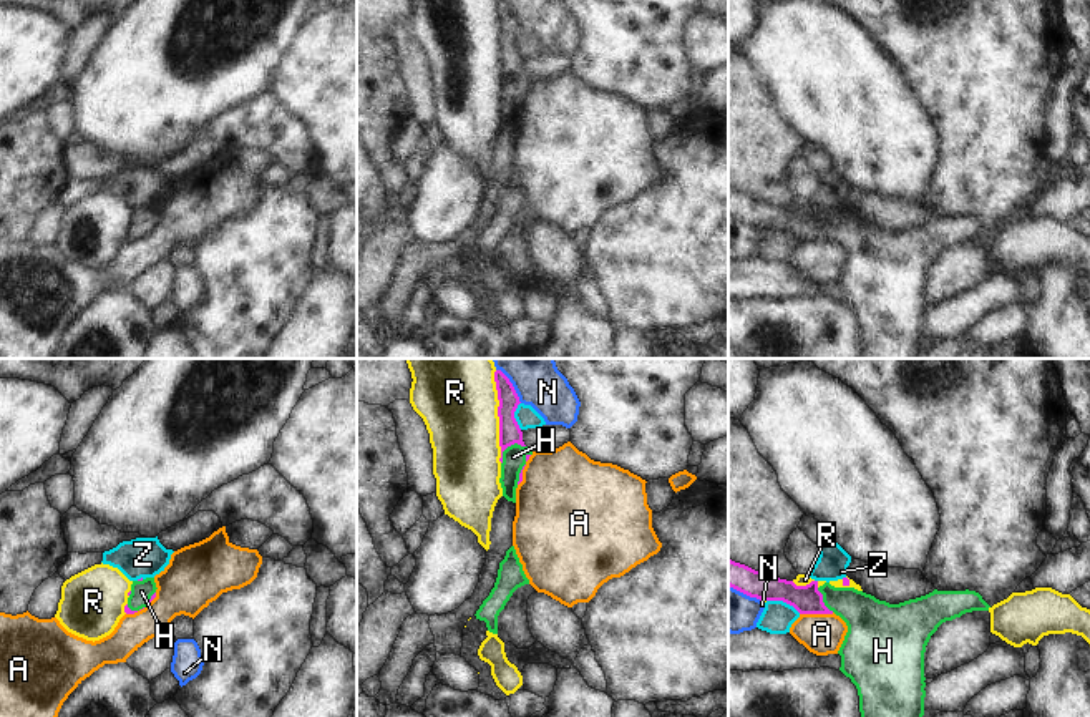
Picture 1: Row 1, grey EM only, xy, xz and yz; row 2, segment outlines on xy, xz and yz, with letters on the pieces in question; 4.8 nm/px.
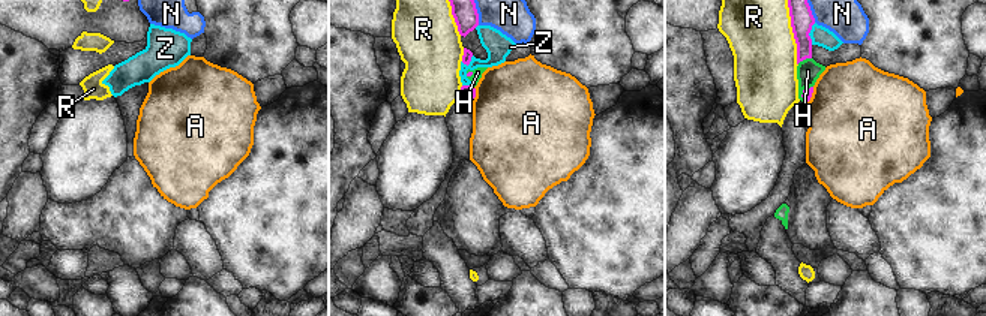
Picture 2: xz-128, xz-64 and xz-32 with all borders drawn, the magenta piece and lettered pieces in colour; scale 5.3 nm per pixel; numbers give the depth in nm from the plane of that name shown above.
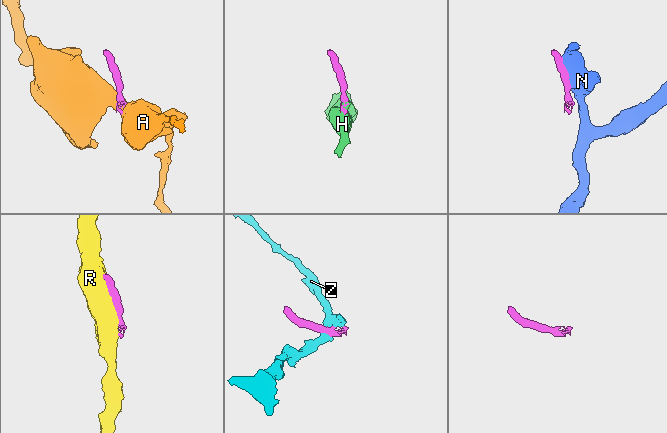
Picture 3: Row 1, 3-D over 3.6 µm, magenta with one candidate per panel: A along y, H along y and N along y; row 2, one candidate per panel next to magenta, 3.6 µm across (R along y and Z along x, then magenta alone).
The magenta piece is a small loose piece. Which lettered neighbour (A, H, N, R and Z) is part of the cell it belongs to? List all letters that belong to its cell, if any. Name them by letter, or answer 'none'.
H

